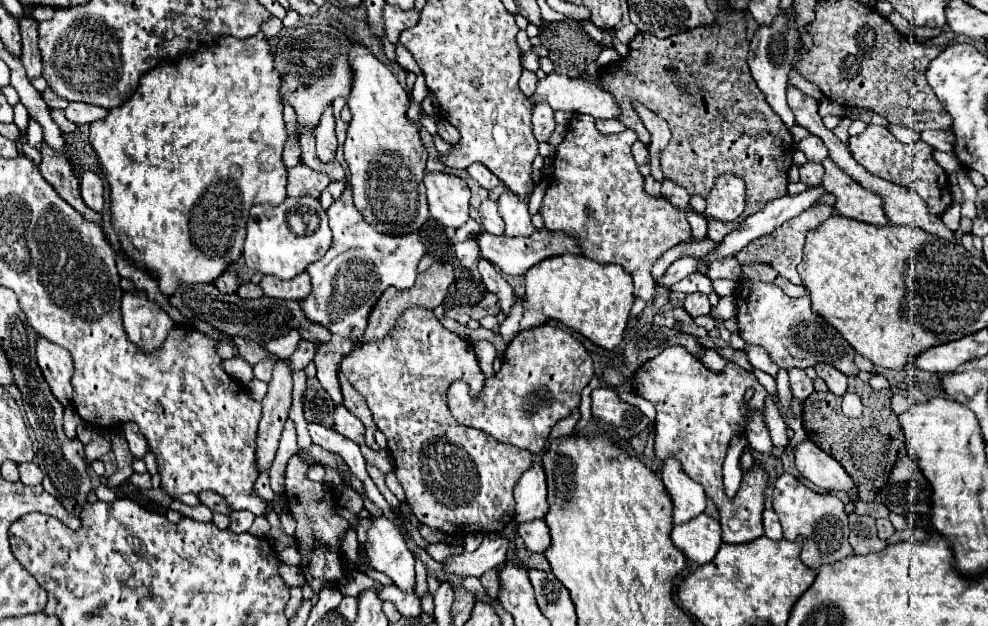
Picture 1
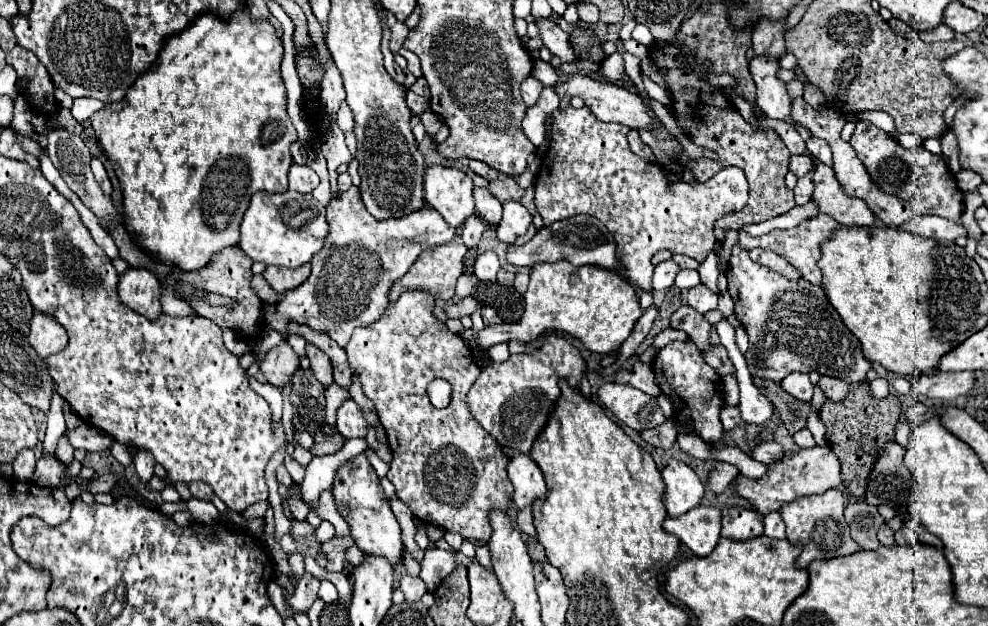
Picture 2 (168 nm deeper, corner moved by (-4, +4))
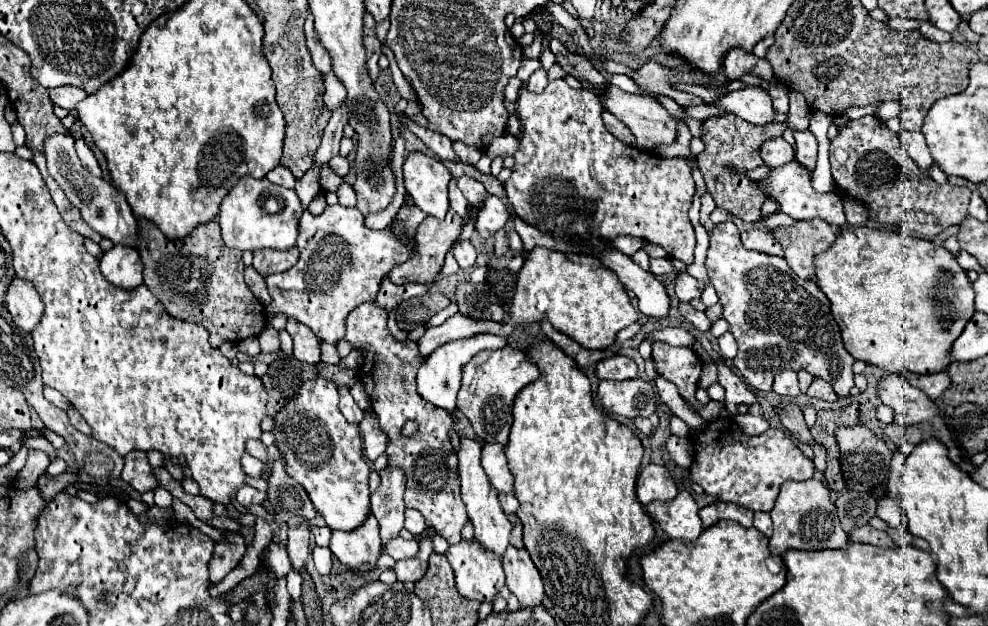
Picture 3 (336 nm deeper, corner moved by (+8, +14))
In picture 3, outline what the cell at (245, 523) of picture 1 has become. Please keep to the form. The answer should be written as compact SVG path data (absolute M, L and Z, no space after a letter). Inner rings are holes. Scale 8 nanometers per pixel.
M244 485L242 489L238 489L236 499L238 499L238 503L240 503L240 505L254 505L254 503L262 503L266 497L264 497L264 493L262 493L262 491L252 489L252 487Z

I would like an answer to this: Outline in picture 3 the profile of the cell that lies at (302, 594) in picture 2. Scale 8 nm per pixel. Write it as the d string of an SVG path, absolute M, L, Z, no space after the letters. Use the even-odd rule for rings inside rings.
M306 521L288 529L286 549L288 549L290 561L294 565L294 571L300 571L308 561L308 555L310 555L310 539L308 537L310 537L310 527Z

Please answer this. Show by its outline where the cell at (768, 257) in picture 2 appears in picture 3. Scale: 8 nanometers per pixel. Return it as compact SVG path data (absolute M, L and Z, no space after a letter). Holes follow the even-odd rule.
M750 229L742 233L742 243L746 249L768 253L768 255L778 255L782 257L782 245L774 239L774 235L768 229Z

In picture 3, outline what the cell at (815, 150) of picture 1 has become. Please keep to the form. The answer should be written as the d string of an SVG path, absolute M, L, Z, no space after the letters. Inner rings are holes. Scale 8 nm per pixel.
M796 131L794 139L796 139L796 145L794 145L796 161L802 167L806 167L808 171L814 171L816 157L818 157L818 141L816 141L816 137L810 131Z

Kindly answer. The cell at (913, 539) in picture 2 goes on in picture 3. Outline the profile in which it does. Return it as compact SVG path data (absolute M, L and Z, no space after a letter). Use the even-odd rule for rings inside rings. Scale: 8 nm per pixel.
M888 529L888 535L894 539L894 543L896 543L896 545L912 545L912 547L918 547L918 549L922 549L922 551L930 549L930 547L928 547L928 543L924 543L924 541L922 541L922 539L918 539L918 537L912 537L912 533L908 533L908 531Z

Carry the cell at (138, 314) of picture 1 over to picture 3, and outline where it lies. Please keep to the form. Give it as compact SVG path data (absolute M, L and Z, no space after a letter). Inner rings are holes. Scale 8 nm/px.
M114 245L102 255L100 273L122 289L134 289L142 283L142 261L138 249L130 245Z

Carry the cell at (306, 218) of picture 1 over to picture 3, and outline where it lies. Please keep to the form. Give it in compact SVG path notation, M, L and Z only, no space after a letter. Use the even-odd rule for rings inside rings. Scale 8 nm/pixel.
M250 175L242 177L230 193L224 197L218 213L218 223L222 227L222 239L228 247L240 251L256 249L290 249L296 245L296 225L304 209L296 201L292 189L272 185L268 179L254 179Z

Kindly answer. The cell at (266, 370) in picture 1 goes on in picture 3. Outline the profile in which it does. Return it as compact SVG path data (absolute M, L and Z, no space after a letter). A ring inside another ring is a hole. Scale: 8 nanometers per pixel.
M270 325L264 329L264 333L258 337L260 347L264 353L276 353L280 351L280 343L278 343L278 331L272 329Z

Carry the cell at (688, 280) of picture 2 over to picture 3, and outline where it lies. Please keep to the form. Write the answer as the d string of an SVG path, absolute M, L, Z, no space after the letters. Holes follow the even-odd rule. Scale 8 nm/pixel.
M650 259L650 273L652 275L664 275L672 273L674 267L670 265L670 259Z

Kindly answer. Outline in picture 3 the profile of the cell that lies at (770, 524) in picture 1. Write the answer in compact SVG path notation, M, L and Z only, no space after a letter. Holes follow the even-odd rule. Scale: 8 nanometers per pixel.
M754 513L754 527L762 531L766 537L772 535L772 519L768 513Z

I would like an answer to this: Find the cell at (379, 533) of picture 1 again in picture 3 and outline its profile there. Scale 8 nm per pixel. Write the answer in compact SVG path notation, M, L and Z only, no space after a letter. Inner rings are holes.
M316 377L306 381L276 415L272 427L274 443L284 455L286 473L304 487L316 511L330 529L352 531L368 517L370 467L362 455L358 425L348 423L338 409L338 387L334 381Z

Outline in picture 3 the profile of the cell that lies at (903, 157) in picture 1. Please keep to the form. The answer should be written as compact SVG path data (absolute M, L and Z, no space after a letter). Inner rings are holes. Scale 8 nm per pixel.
M876 115L850 121L830 143L832 177L842 195L854 197L868 207L868 219L892 225L904 233L932 239L950 225L958 225L968 213L970 189L936 183L910 159L898 135Z

